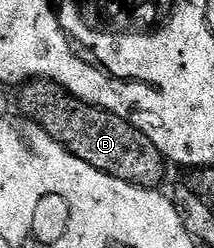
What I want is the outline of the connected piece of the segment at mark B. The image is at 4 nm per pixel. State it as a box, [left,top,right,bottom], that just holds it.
[18,81,166,189]

